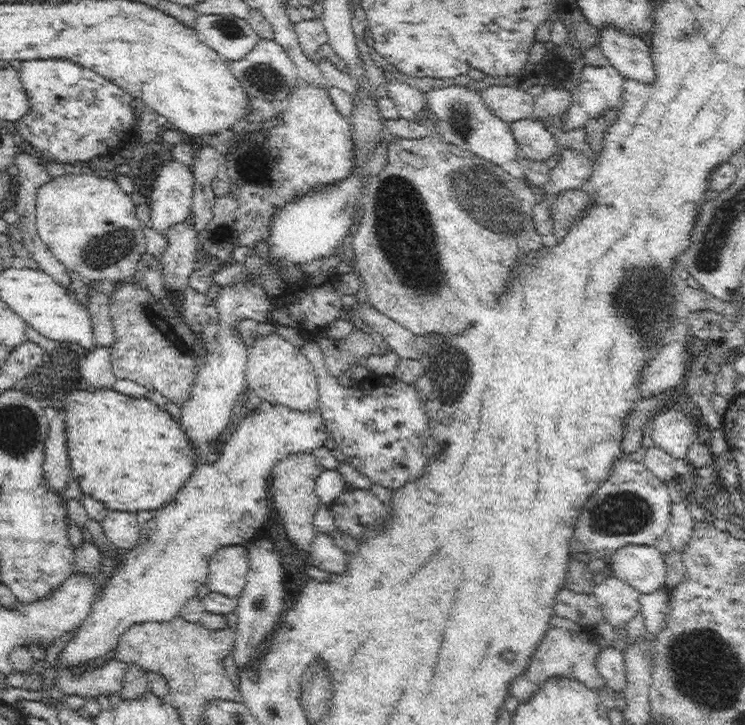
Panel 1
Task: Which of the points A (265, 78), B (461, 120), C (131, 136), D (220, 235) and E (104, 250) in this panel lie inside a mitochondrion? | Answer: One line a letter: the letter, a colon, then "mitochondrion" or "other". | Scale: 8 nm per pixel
A: mitochondrion
B: mitochondrion
C: other
D: mitochondrion
E: mitochondrion

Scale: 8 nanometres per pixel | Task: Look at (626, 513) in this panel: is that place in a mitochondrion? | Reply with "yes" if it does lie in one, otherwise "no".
yes

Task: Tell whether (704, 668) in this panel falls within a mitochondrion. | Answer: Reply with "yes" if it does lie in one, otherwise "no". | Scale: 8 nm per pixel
yes

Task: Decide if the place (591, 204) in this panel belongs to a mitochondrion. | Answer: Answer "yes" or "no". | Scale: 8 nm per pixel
no

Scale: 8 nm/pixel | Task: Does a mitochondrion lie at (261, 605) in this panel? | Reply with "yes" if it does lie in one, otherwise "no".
yes

